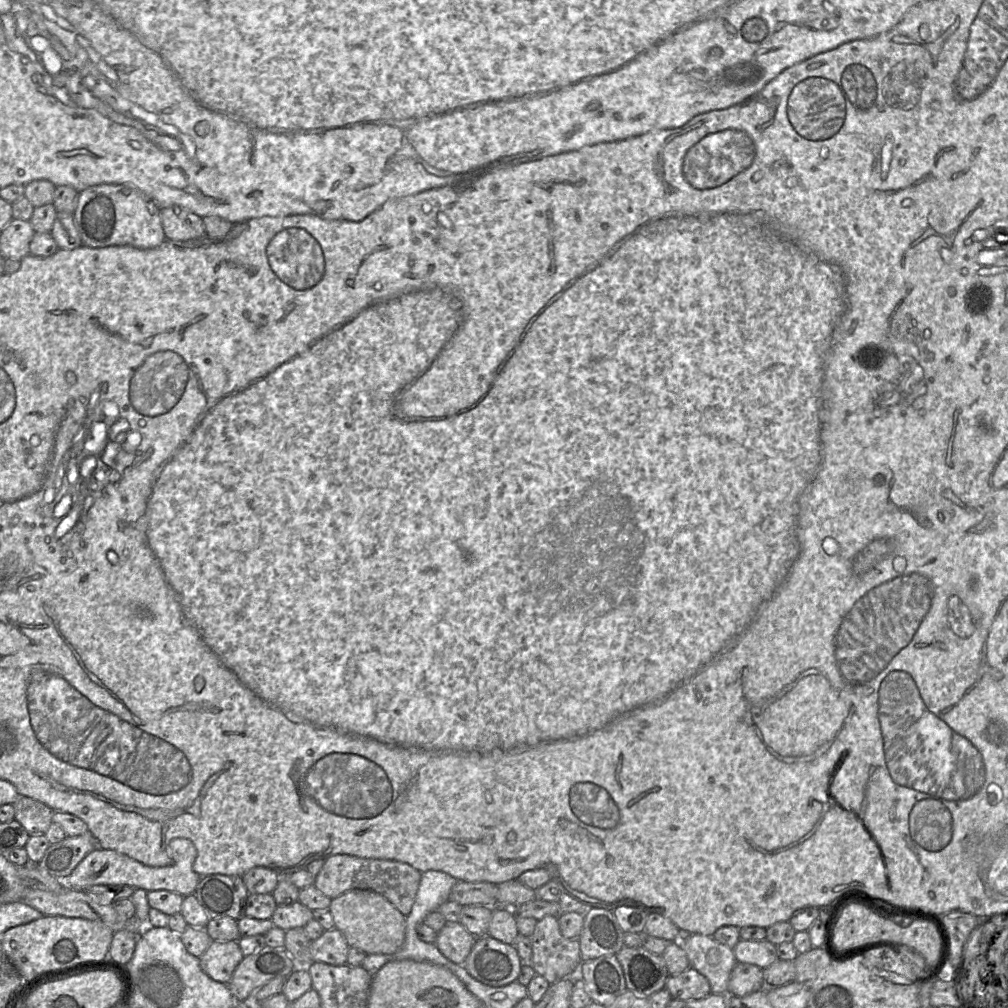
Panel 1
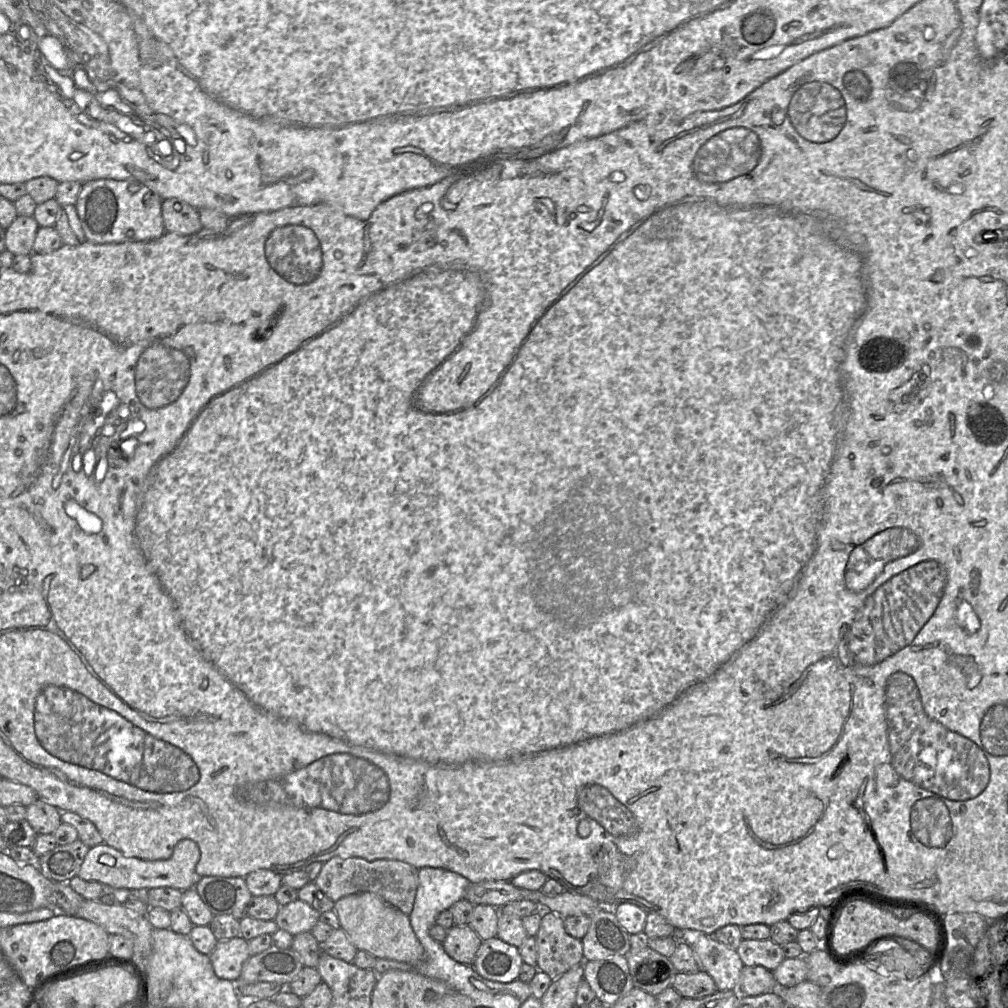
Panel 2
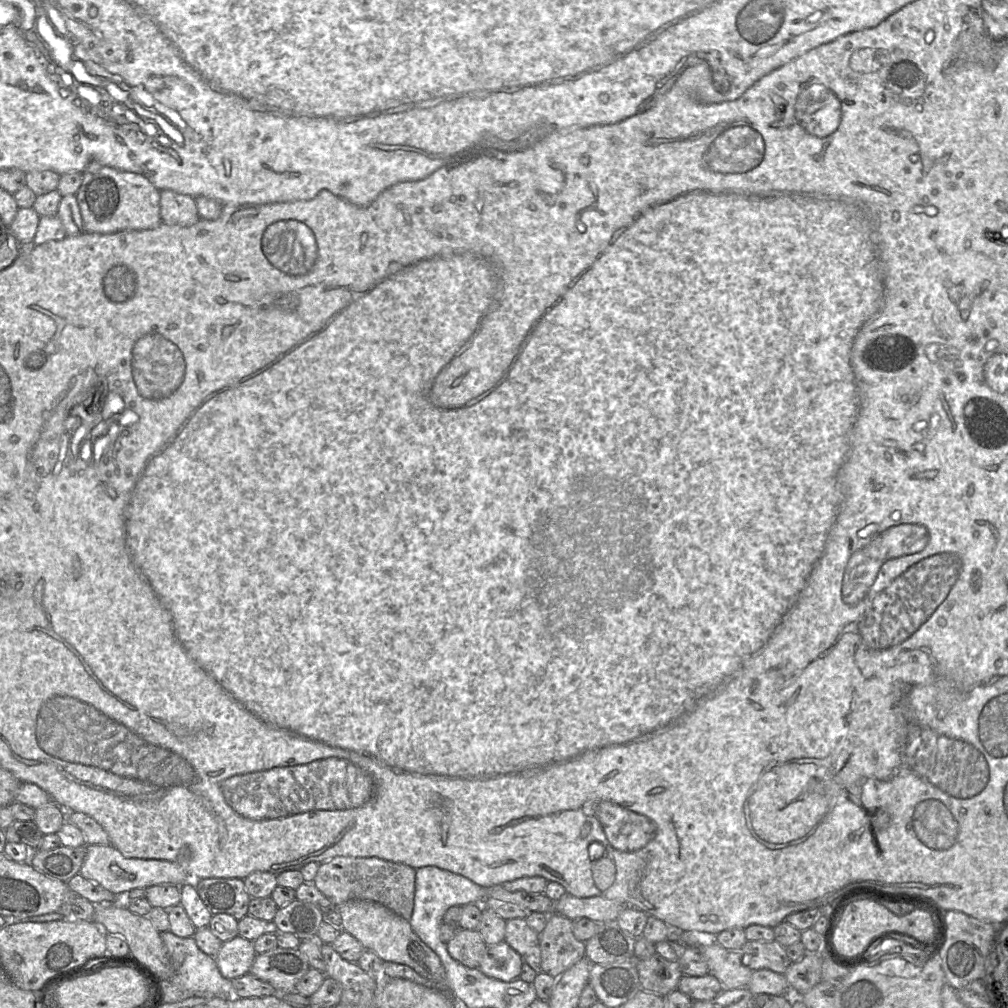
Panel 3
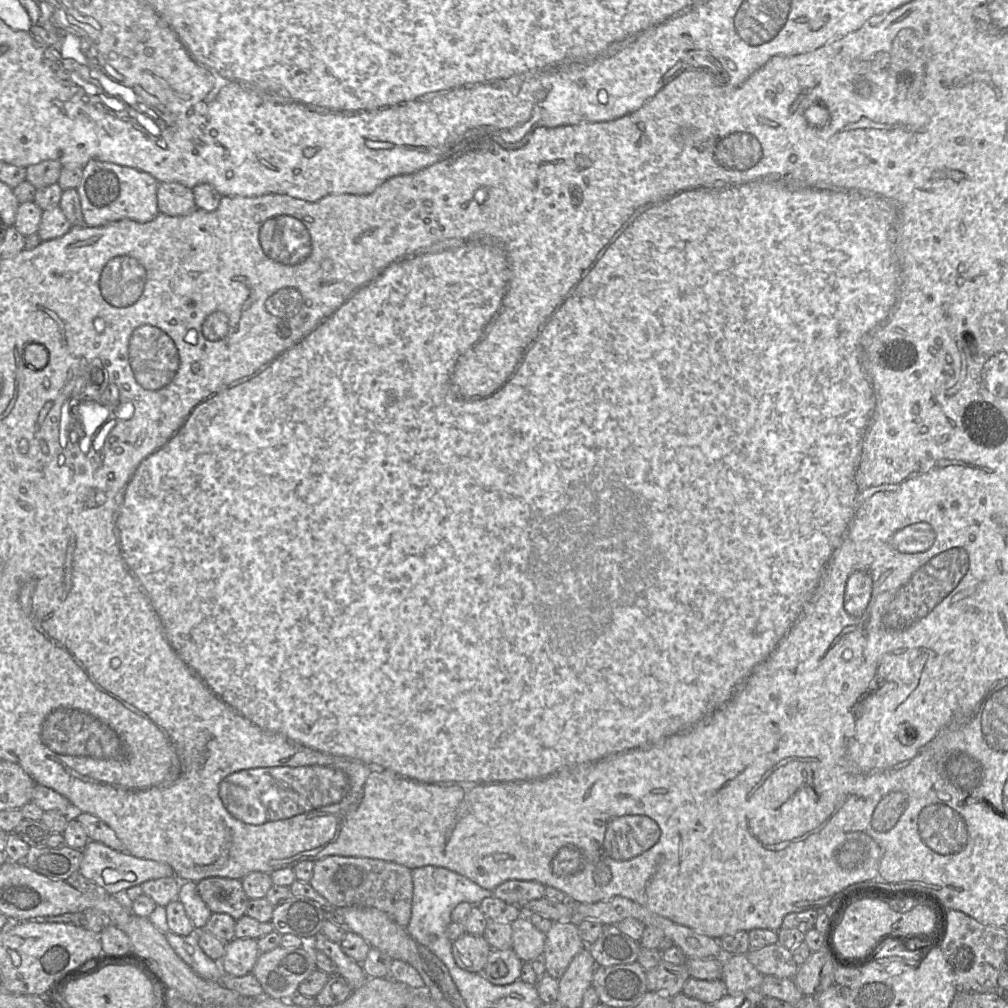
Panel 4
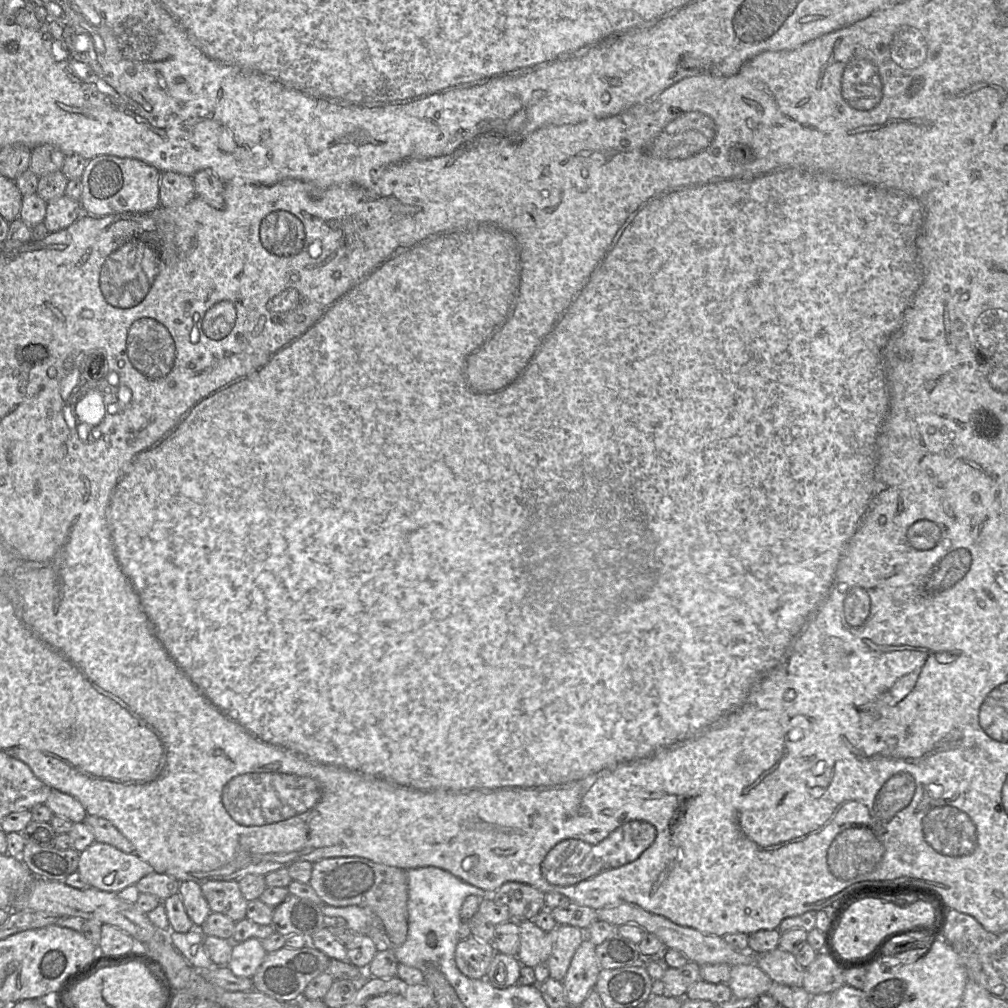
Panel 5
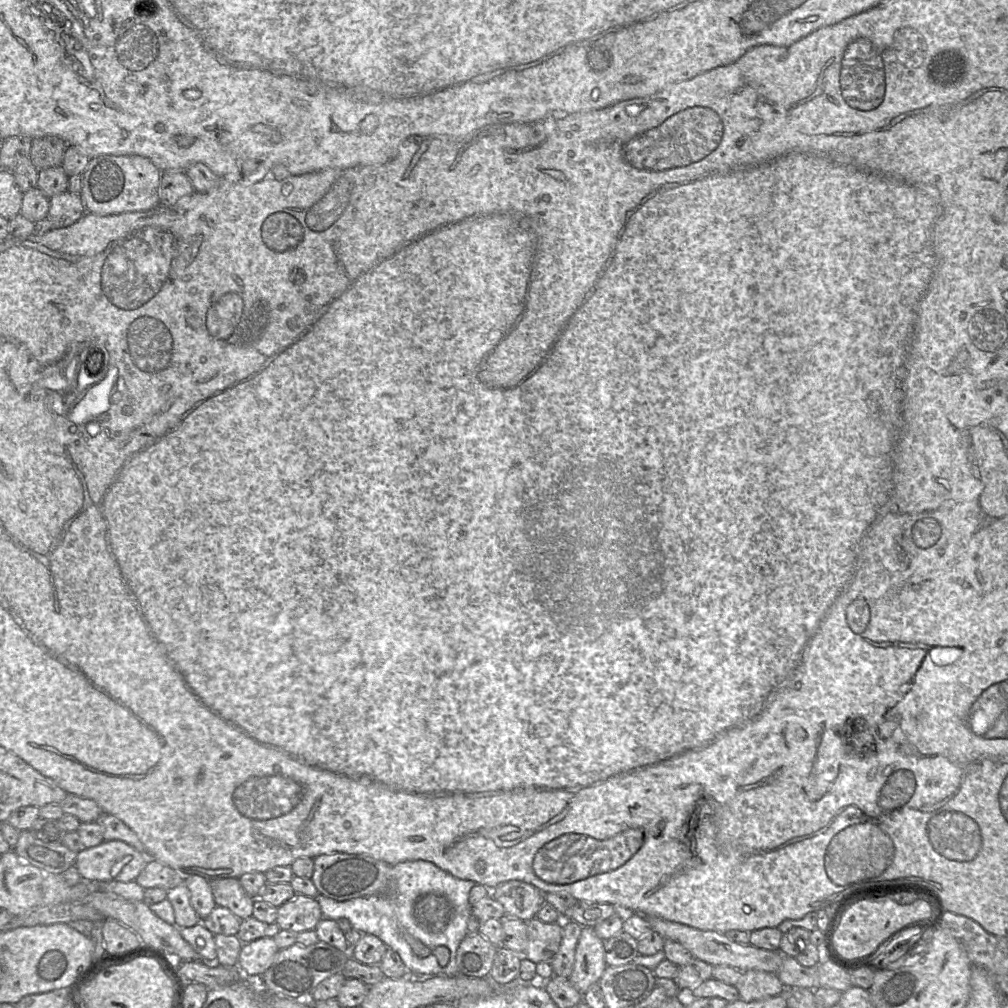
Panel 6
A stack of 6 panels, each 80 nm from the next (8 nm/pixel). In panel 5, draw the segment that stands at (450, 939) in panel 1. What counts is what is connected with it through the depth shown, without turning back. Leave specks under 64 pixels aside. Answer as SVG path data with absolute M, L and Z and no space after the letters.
M474 936L460 940L455 950L455 961L462 974L471 979L486 978L489 966L496 953L492 943Z

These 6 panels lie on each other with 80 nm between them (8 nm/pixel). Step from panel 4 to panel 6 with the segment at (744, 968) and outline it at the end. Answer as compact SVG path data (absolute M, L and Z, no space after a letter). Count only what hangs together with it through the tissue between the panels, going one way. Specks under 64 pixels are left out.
M748 970L741 974L735 988L738 990L742 1001L752 1002L781 995L786 987L775 973Z

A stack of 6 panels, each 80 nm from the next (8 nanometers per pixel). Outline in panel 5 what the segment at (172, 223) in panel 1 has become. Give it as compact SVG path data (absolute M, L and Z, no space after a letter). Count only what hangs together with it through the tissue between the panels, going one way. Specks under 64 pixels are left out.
M162 172L159 185L159 198L162 207L181 207L196 197L191 176Z

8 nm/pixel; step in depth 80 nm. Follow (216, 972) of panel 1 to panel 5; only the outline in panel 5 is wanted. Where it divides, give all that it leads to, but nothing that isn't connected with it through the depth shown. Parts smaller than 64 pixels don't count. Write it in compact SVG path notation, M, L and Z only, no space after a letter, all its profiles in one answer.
M250 938L234 943L232 955L227 966L238 977L252 978L262 964L267 952L260 940Z

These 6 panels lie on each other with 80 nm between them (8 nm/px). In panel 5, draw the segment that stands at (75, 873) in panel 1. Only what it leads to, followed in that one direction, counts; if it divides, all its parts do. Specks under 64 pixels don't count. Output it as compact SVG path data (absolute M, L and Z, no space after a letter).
M95 841L80 852L77 871L90 887L119 893L154 869L134 852L125 853L110 844Z

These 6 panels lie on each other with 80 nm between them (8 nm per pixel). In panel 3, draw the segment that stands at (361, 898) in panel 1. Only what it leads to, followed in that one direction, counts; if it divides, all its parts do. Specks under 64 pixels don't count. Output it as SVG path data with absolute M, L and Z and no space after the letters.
M350 900L340 906L336 906L342 918L342 929L355 937L366 950L371 950L383 961L404 964L411 967L419 975L426 978L431 987L446 991L446 971L438 955L430 949L413 931L408 920L397 915L385 906L365 900Z

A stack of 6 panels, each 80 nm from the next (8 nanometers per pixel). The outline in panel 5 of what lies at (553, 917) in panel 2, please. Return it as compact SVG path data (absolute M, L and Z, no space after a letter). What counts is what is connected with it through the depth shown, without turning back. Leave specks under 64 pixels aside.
M558 925L553 933L554 945L547 964L550 977L562 982L575 951L585 939L584 930L572 925Z

